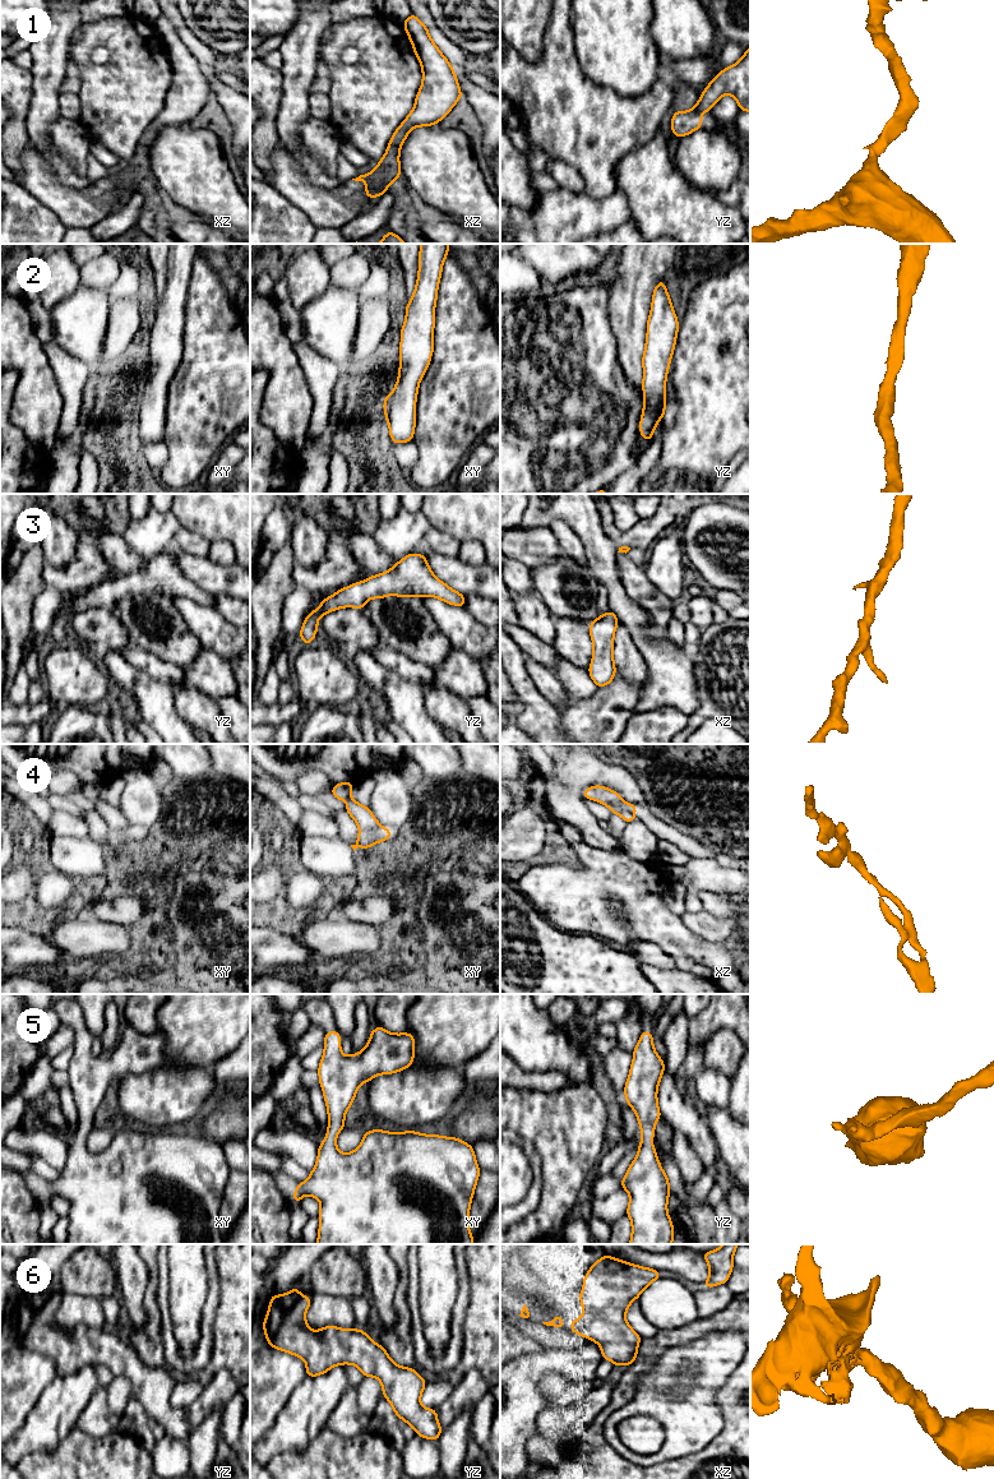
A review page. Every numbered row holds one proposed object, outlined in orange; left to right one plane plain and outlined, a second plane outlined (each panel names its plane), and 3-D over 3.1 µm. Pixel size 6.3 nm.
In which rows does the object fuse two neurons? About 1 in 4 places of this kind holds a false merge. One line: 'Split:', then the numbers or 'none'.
Split: 1, 4

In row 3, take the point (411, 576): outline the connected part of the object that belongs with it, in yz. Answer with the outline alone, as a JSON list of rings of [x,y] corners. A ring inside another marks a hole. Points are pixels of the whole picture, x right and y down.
[[[408,554],[389,570],[370,576],[366,581],[352,583],[346,588],[339,588],[334,595],[325,597],[319,607],[308,614],[300,630],[304,644],[309,644],[315,638],[319,625],[315,616],[322,619],[327,613],[341,607],[364,609],[370,598],[385,598],[388,595],[397,597],[436,597],[449,605],[466,606],[466,596],[452,590],[438,579],[431,572],[424,554]]]

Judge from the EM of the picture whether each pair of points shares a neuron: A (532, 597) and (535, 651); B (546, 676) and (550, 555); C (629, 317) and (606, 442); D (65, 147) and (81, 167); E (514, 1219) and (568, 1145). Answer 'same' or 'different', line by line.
A: same
B: same
C: different
D: same
E: different

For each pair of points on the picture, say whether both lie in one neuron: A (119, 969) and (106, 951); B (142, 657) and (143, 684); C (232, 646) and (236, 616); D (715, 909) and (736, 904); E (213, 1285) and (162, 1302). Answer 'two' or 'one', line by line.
A: two
B: two
C: one
D: one
E: one

